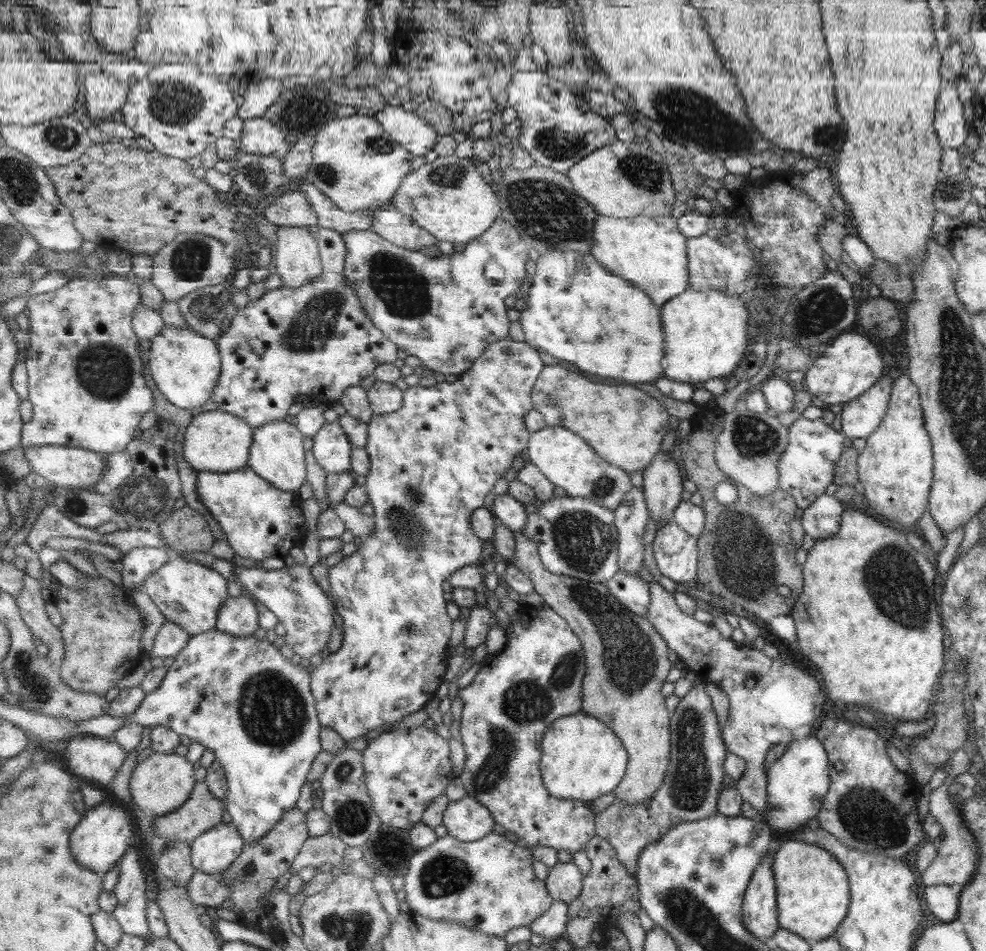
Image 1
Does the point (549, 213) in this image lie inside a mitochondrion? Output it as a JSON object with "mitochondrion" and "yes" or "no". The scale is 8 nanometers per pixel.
{"mitochondrion":"yes"}

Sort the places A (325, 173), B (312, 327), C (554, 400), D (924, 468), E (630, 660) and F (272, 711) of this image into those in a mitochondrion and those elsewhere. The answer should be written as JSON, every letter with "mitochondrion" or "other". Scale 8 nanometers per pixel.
{"A":"mitochondrion","B":"mitochondrion","C":"mitochondrion","D":"other","E":"mitochondrion","F":"mitochondrion"}

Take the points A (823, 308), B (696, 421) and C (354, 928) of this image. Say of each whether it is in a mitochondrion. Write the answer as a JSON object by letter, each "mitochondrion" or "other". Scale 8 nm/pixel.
{"A":"mitochondrion","B":"other","C":"mitochondrion"}

